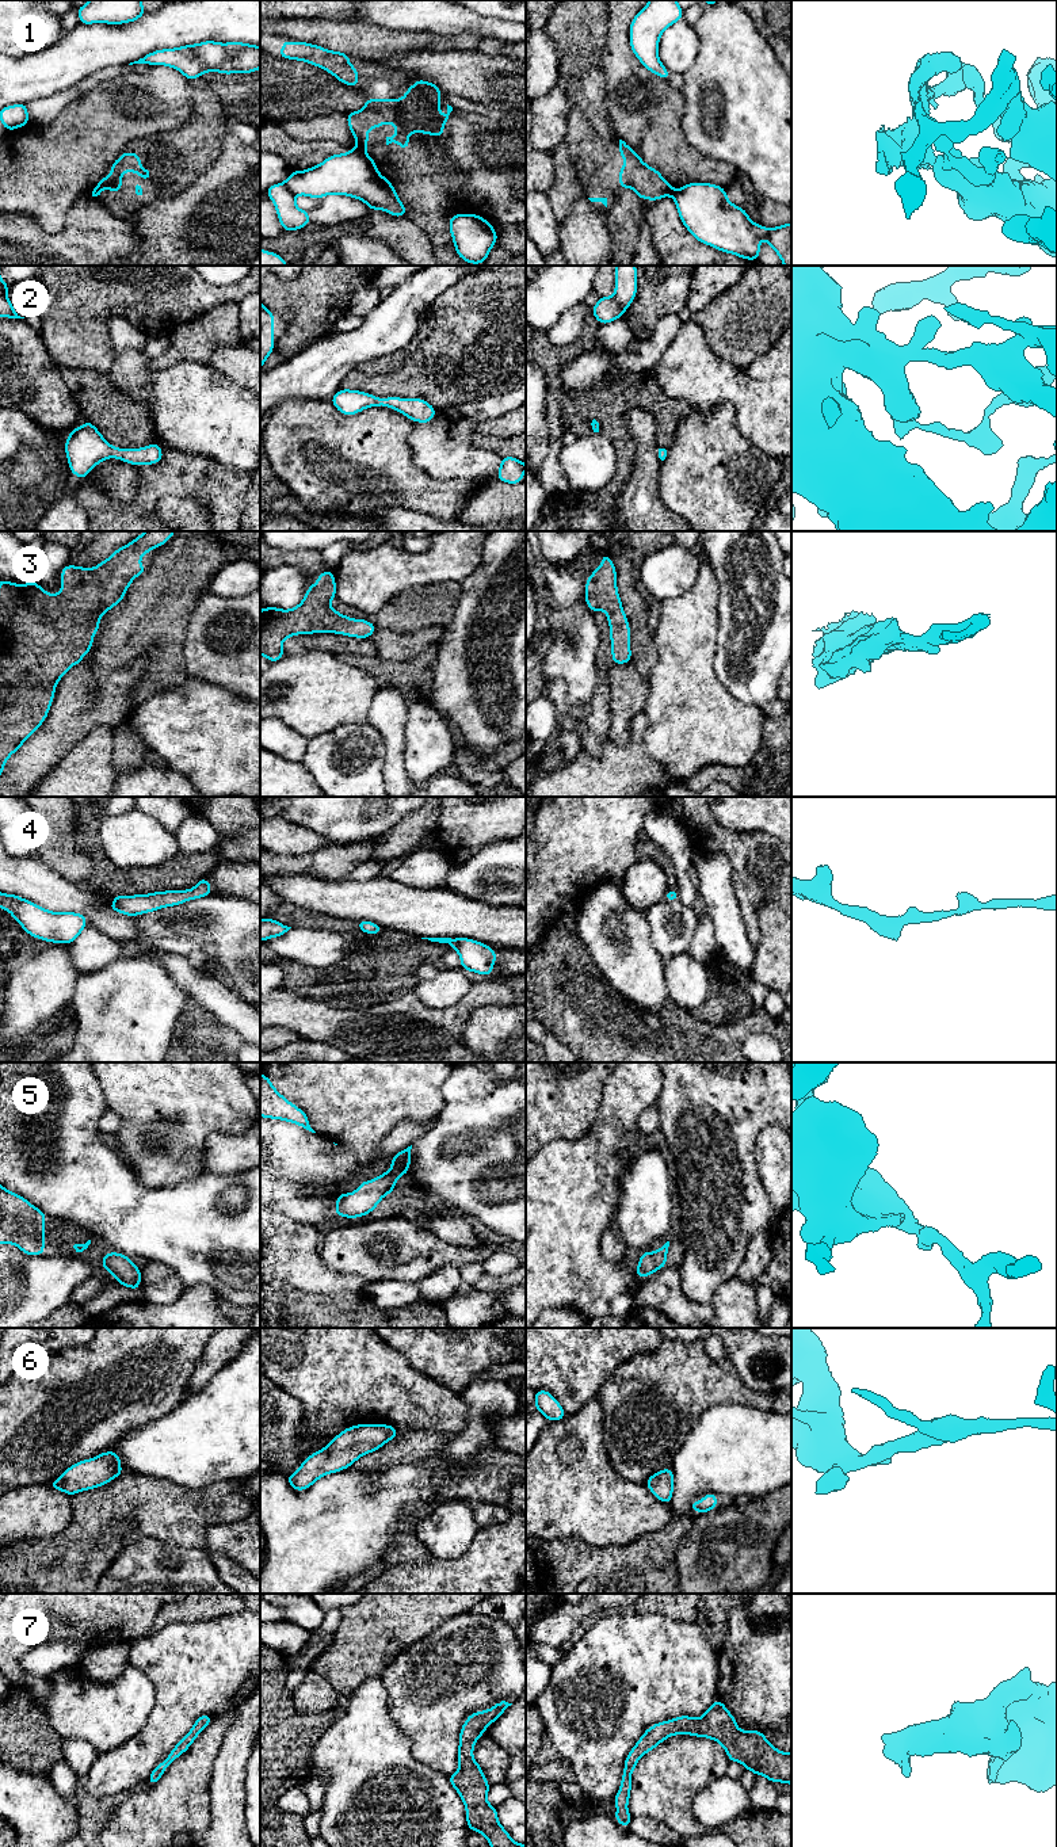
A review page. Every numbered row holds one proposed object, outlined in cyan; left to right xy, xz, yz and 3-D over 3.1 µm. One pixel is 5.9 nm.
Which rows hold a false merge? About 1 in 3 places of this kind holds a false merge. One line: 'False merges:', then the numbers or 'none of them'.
False merges: 1

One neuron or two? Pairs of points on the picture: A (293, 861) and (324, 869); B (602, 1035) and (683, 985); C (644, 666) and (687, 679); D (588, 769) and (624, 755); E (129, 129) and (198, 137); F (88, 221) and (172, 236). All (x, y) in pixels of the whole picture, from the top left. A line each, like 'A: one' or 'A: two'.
A: one
B: two
C: two
D: one
E: two
F: two

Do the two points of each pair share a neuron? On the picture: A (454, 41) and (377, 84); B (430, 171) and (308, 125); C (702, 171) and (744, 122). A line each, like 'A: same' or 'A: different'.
A: same
B: different
C: different

